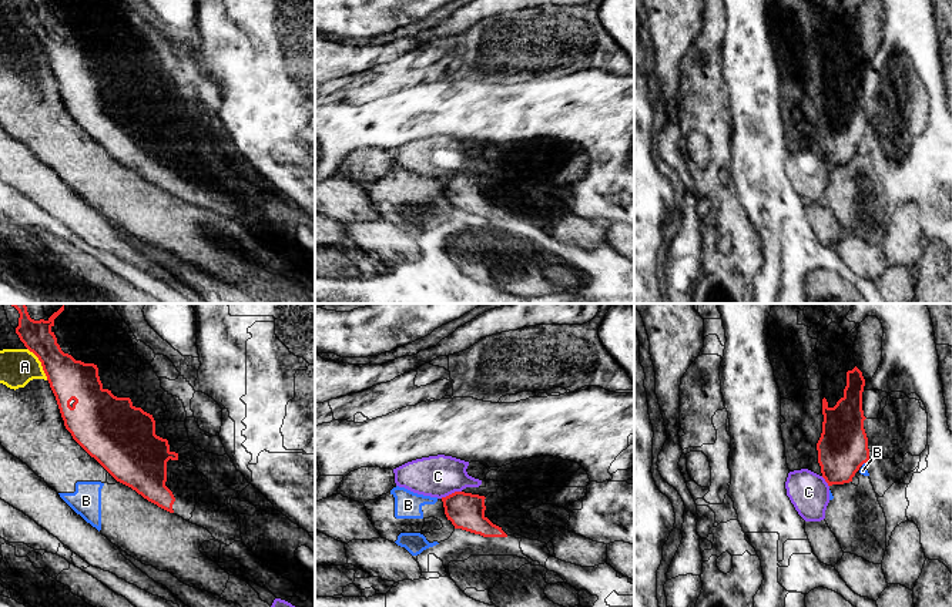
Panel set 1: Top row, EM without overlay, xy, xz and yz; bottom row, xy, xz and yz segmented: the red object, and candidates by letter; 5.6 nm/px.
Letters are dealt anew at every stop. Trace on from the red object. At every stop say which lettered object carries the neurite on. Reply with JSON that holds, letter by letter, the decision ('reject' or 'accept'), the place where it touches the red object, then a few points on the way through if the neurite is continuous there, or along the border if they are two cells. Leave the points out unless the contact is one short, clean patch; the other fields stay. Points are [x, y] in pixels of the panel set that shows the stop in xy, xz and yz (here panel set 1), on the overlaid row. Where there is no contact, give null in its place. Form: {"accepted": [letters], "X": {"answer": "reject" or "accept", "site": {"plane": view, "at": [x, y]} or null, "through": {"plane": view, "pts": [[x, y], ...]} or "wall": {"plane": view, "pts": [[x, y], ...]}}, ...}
{"accepted": [], "A": {"answer": "reject", "site": {"plane": "xy", "at": [42, 364]}, "wall": {"plane": "xy", "pts": [[27, 348], [40, 362], [47, 379]]}}, "B": {"answer": "reject", "site": {"plane": "yz", "at": [862, 463]}}, "C": {"answer": "reject", "site": {"plane": "xz", "at": [452, 493]}}}

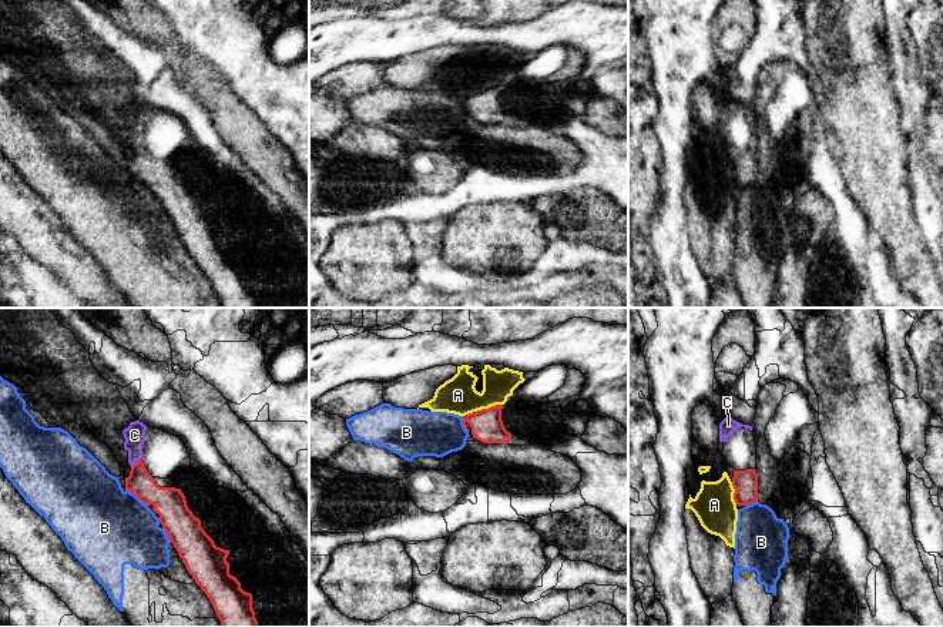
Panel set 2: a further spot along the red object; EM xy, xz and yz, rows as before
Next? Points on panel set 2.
{"accepted": ["C"], "A": {"answer": "reject", "site": {"plane": "xz", "at": [489, 408]}}, "B": {"answer": "reject", "site": {"plane": "xy", "at": [137, 496]}, "wall": {"plane": "xy", "pts": [[126, 489], [133, 492], [147, 506]]}}, "C": {"answer": "accept", "site": {"plane": "xy", "at": [136, 463]}, "through": {"plane": "xy", "pts": [[140, 482], [136, 463], [134, 435]]}}}

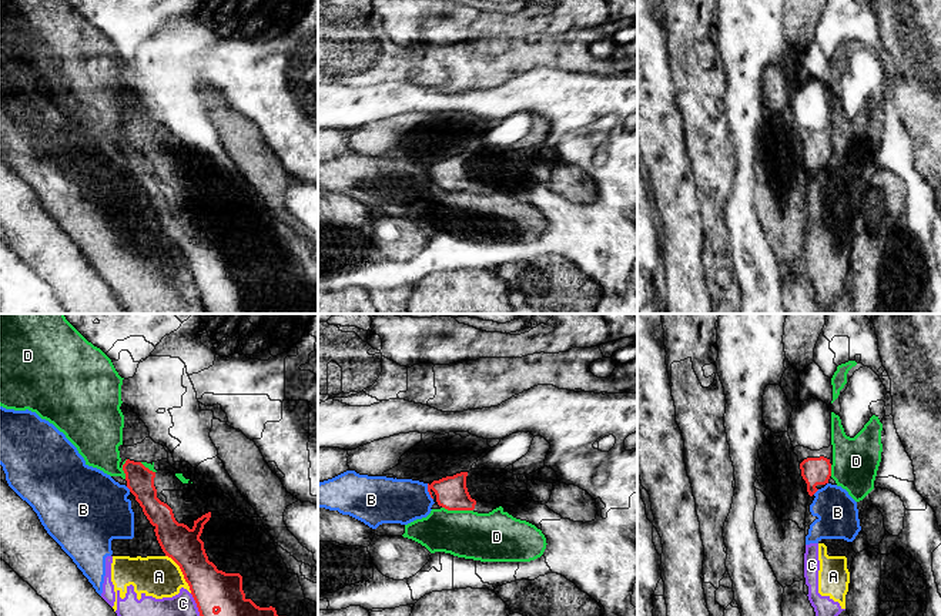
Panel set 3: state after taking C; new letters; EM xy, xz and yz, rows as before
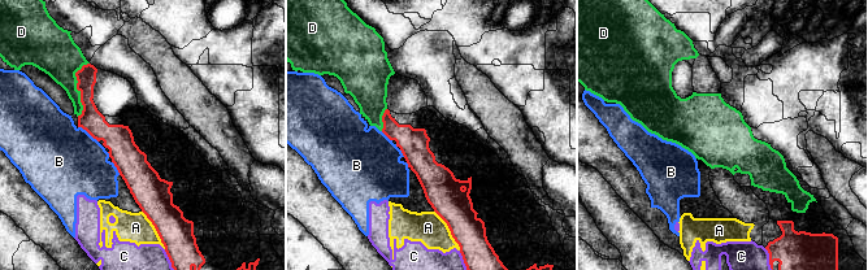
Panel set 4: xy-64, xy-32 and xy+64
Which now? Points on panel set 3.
{"accepted": [], "A": {"answer": "reject", "site": {"plane": "xy", "at": [183, 573]}, "wall": {"plane": "xy", "pts": [[166, 555], [178, 566], [191, 592]]}}, "B": {"answer": "reject", "site": {"plane": "xz", "at": [428, 491]}, "wall": {"plane": "xz", "pts": [[427, 484], [427, 491], [432, 499]]}}, "C": {"answer": "reject", "site": {"plane": "xy", "at": [197, 605]}}, "D": {"answer": "reject", "site": {"plane": "xz", "at": [458, 509]}}}

